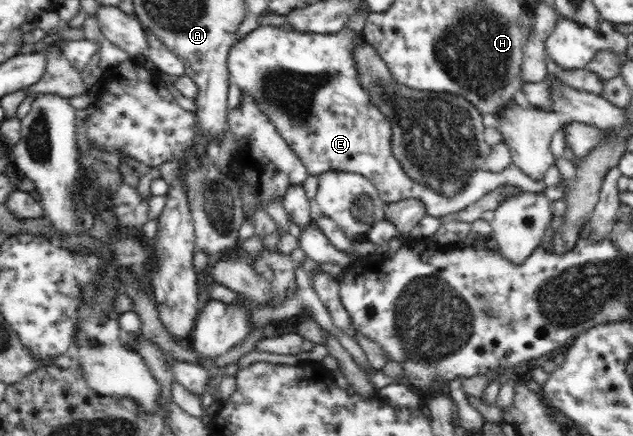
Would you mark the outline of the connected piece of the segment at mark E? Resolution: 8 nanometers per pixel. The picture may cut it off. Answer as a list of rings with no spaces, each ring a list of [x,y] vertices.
[[[258,25],[242,36],[229,51],[228,71],[231,81],[241,90],[251,93],[259,111],[271,119],[281,137],[302,161],[308,174],[353,172],[375,184],[382,202],[420,200],[427,215],[445,217],[464,210],[479,198],[503,186],[517,187],[531,193],[543,193],[547,188],[568,185],[555,164],[543,180],[532,180],[511,164],[502,172],[478,171],[453,197],[443,195],[409,179],[405,168],[393,155],[392,124],[370,100],[359,84],[352,50],[363,41],[363,34],[343,26],[339,32],[313,34],[284,30],[271,25]]]

